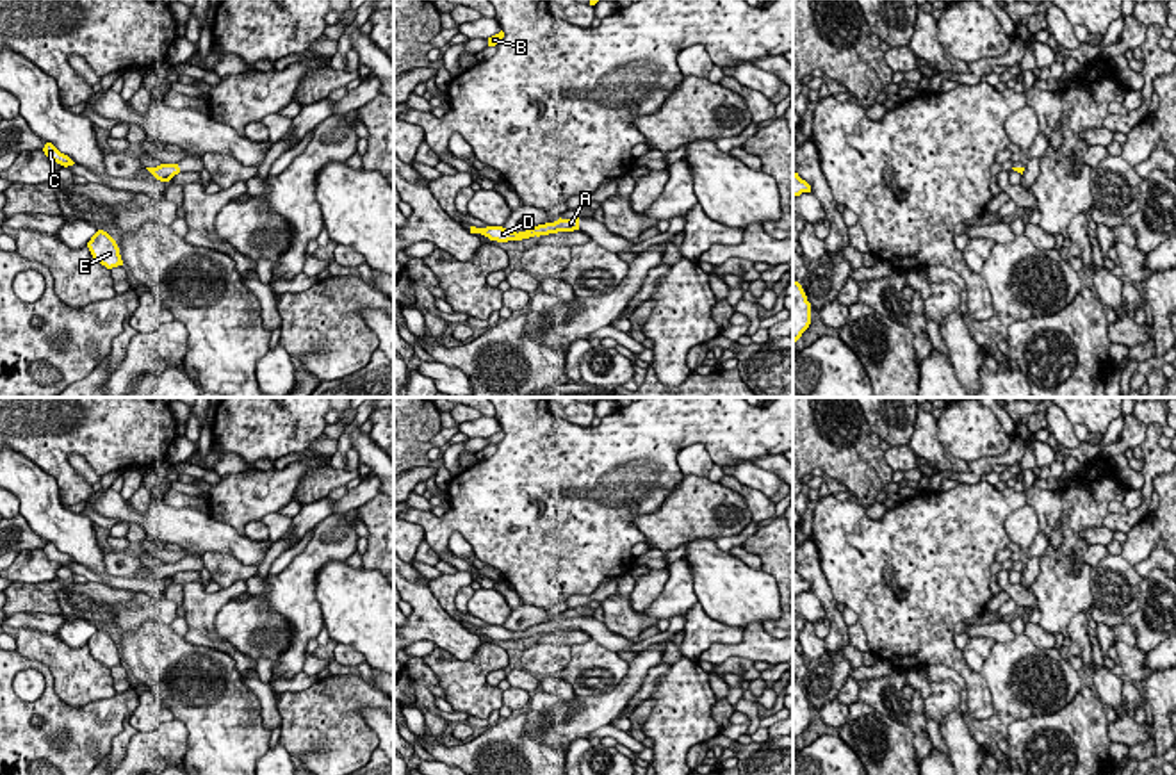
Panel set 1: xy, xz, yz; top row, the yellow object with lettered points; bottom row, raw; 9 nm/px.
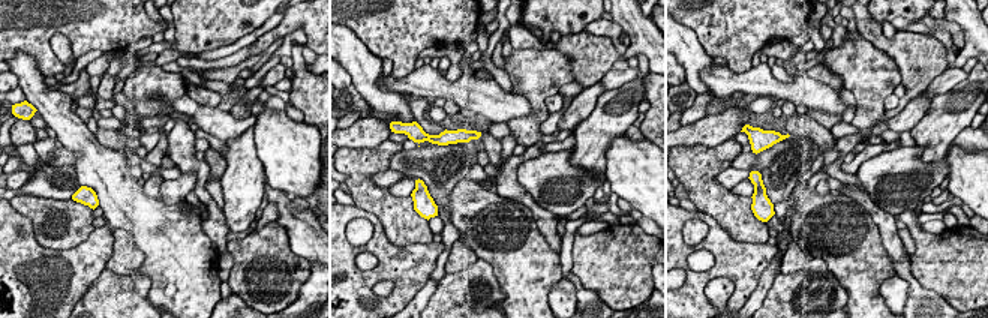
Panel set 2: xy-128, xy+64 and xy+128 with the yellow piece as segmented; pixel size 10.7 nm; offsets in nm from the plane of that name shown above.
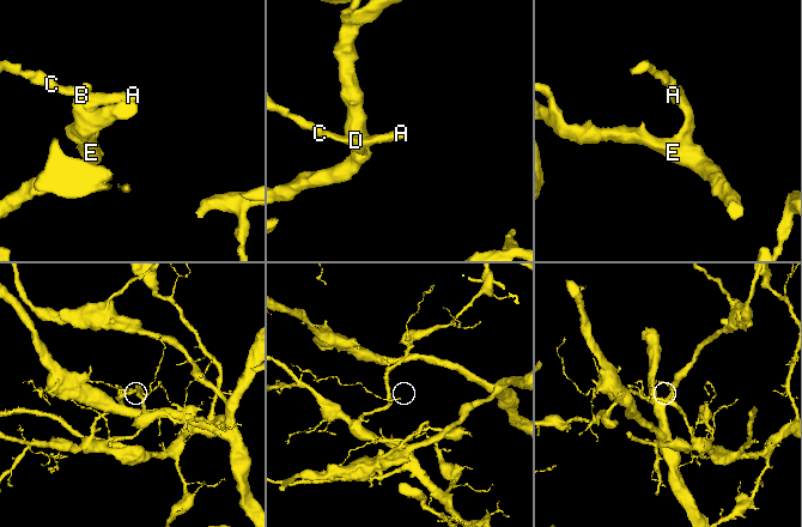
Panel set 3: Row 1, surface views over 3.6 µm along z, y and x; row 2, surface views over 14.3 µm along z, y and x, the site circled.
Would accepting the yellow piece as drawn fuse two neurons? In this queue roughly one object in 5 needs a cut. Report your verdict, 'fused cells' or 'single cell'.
single cell

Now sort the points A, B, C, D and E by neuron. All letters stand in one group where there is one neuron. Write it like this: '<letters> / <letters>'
A B C D E

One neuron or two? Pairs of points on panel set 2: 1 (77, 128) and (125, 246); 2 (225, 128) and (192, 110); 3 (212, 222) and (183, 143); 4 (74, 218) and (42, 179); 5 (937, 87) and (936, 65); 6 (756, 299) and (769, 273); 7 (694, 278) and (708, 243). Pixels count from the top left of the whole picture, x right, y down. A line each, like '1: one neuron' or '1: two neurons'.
1: two neurons
2: one neuron
3: one neuron
4: two neurons
5: two neurons
6: one neuron
7: one neuron

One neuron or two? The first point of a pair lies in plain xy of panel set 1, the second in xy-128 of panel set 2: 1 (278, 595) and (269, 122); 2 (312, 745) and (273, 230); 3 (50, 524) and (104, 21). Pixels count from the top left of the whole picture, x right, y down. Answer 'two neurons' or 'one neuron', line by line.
1: two neurons
2: one neuron
3: two neurons

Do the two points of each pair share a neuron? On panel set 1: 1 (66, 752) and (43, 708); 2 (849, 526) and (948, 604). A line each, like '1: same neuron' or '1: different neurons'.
1: same neuron
2: same neuron

